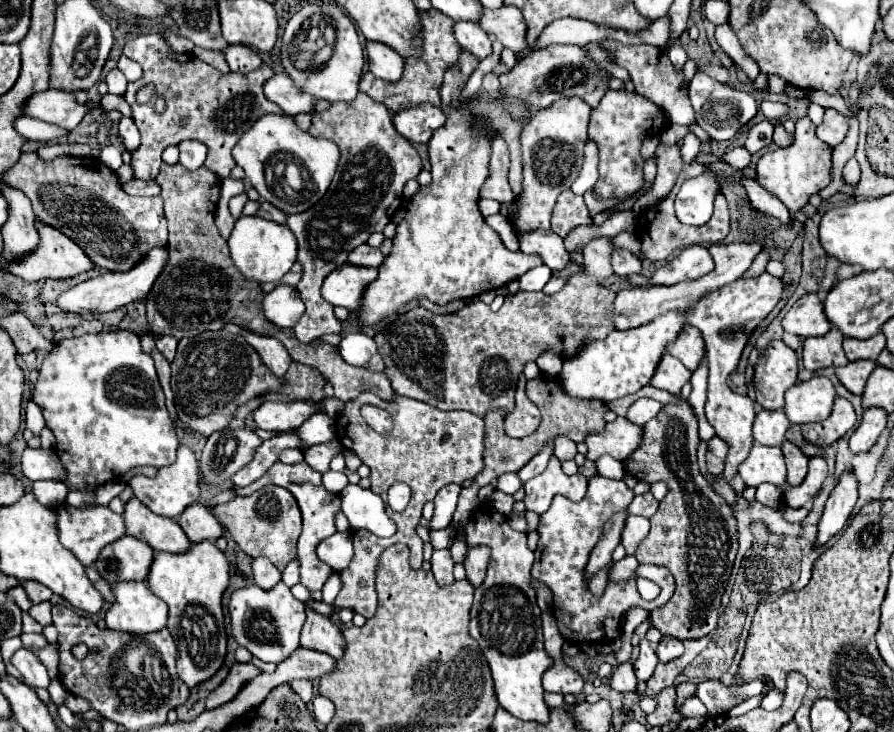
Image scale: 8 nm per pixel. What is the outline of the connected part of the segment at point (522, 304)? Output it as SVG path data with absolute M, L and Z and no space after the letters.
M609 237L593 239L583 249L583 269L555 295L519 291L507 295L499 311L491 311L479 299L451 315L435 315L423 307L407 311L375 337L395 393L443 411L471 411L477 417L485 417L493 409L513 411L517 377L527 361L535 361L547 347L571 357L589 339L603 339L613 331L611 301L615 301L615 293L599 283L613 275L611 251Z

